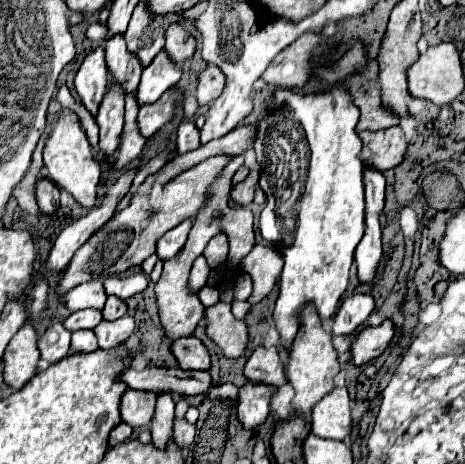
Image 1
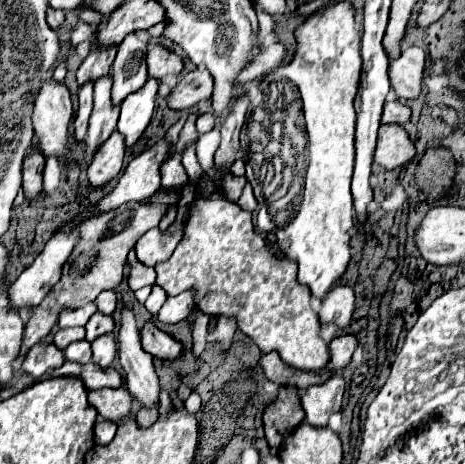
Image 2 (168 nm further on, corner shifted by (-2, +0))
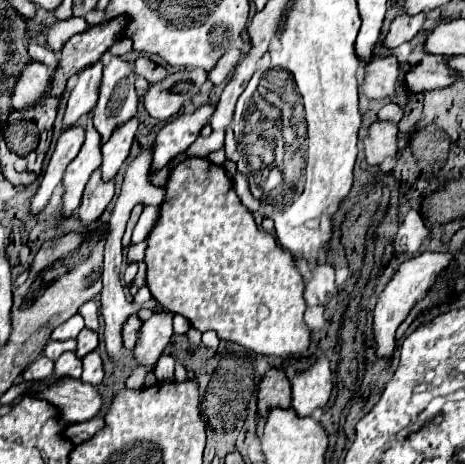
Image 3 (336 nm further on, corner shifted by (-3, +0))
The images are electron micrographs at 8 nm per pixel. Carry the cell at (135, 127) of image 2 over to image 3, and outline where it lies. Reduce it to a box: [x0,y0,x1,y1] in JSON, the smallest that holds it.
[102,118,138,182]

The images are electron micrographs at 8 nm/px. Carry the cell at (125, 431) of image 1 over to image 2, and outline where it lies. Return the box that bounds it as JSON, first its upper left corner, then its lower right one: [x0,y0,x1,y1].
[95,420,117,446]

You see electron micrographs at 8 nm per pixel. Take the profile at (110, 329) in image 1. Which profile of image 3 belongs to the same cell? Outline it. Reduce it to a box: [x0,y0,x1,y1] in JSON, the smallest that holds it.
[80,350,104,386]

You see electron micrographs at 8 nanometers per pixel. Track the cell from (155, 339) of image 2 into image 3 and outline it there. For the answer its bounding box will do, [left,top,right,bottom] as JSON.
[122,314,142,350]

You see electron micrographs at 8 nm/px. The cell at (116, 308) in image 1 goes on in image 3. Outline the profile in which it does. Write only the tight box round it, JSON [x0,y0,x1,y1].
[76,328,98,358]

